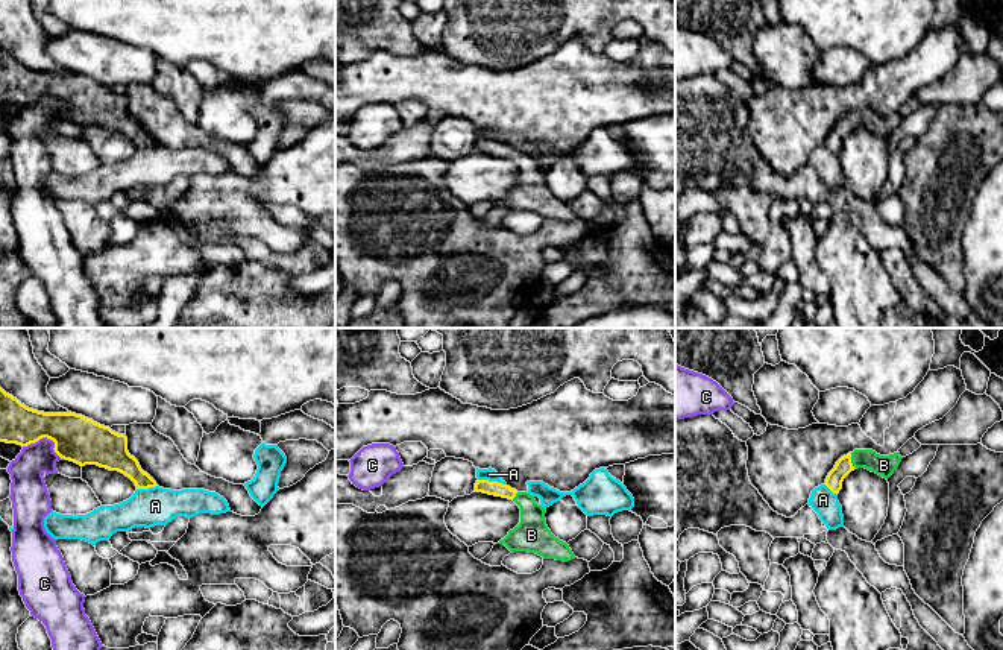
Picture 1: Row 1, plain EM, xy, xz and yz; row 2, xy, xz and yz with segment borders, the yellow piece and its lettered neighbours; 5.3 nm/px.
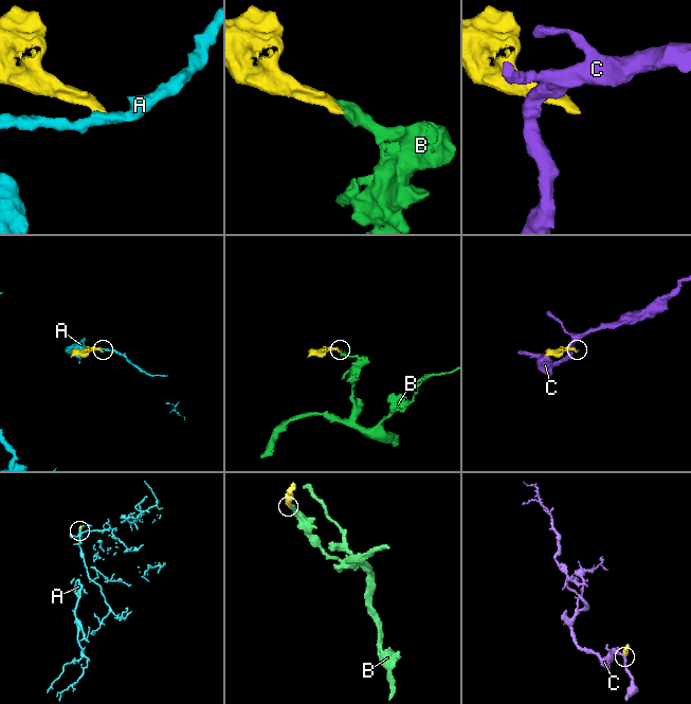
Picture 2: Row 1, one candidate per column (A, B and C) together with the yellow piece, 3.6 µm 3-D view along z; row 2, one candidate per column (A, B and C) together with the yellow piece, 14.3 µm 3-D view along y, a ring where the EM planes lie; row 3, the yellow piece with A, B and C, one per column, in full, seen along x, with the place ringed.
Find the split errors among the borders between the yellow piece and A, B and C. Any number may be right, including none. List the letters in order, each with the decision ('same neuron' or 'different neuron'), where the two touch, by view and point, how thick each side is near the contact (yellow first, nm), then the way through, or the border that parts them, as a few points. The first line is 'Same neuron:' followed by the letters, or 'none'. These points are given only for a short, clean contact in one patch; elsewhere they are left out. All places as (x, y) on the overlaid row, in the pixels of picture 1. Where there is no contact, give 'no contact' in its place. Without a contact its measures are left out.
Same neuron: B
A: different neuron | xz (492, 482) | 80/70 nm | along xz (478, 479), (506, 485)
B: same neuron | yz (850, 460) | 90/110 nm | across yz (844, 466), (850, 460), (871, 460), (883, 465)
C: different neuron | xy (47, 438) | 240/180 nm

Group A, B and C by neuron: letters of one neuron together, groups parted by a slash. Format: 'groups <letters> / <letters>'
groups A / B / C

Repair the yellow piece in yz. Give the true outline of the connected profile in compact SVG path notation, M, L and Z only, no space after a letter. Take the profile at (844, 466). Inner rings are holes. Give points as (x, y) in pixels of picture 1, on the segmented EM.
M854 450L836 462L825 478L825 486L838 495L842 489L844 478L859 468L865 468L888 480L898 468L901 459L900 453L880 456L873 450Z

